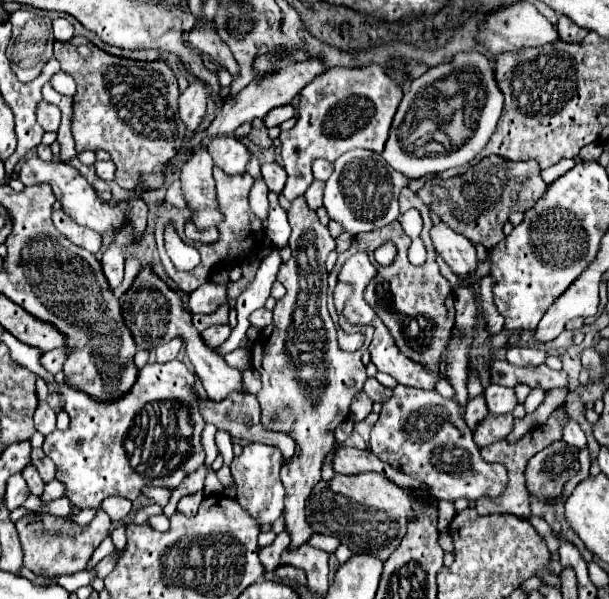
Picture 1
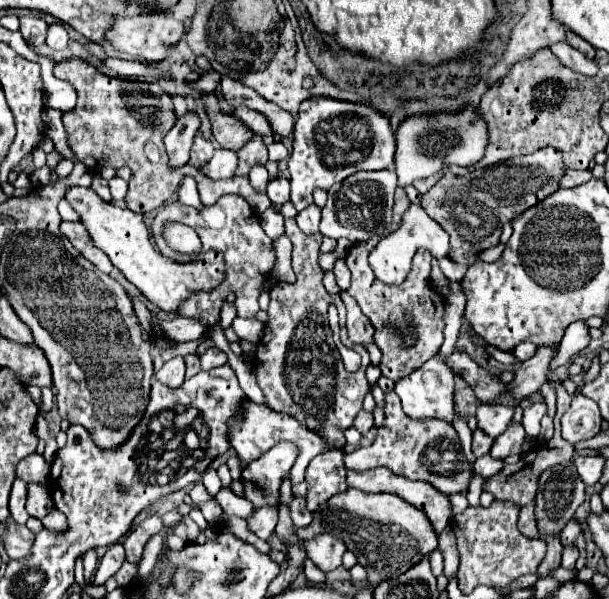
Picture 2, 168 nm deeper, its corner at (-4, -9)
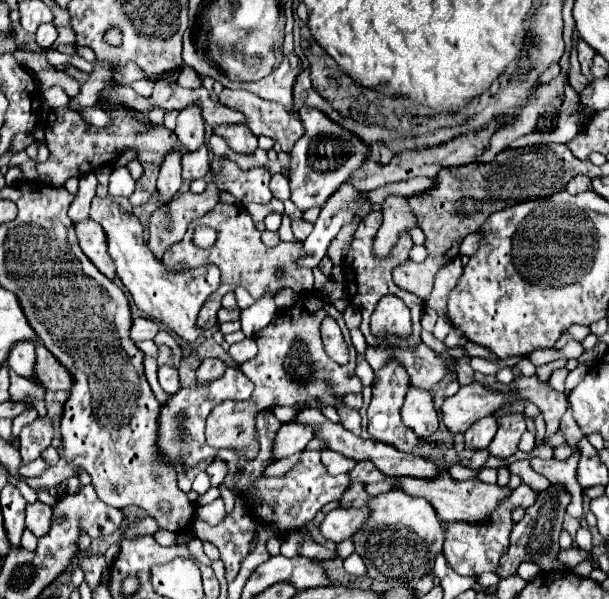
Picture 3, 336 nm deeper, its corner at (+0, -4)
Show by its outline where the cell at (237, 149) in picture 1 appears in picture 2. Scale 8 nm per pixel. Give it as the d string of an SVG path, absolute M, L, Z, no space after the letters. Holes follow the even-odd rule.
M216 149L214 157L202 167L202 173L210 179L230 179L236 165L236 153L228 149Z

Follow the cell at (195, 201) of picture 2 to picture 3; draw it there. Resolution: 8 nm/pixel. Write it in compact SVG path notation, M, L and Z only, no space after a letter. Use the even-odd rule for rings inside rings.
M222 160L221 167L216 176L212 169L201 180L190 182L190 192L198 194L206 188L208 180L214 180L218 188L230 192L236 202L248 204L248 202L260 202L266 204L272 198L272 192L268 190L270 182L270 172L268 168L252 168L248 172L240 170L232 160Z

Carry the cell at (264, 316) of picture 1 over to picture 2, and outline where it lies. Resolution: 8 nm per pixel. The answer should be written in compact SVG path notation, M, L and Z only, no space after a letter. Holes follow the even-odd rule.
M224 195L212 207L204 207L202 211L196 211L196 213L192 213L190 207L178 203L178 201L160 209L152 223L155 244L166 257L186 263L192 259L192 255L182 255L166 245L166 241L162 237L166 223L182 223L182 225L192 227L202 241L202 251L218 249L226 257L226 281L214 293L206 293L206 297L190 297L190 301L186 301L186 305L182 305L182 315L202 321L202 325L208 329L210 325L214 325L218 321L220 309L222 309L228 293L236 293L238 315L254 319L254 315L258 311L258 297L262 291L262 283L270 277L270 271L276 263L276 253L272 247L272 239L260 227L260 219L254 217L254 211L250 209L250 205L240 195Z

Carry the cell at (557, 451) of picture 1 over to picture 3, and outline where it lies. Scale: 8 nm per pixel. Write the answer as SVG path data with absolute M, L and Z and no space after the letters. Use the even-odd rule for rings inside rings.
M550 484L546 490L538 492L538 498L536 502L526 508L526 514L520 522L514 524L512 532L510 532L510 548L508 552L502 556L500 560L500 566L498 566L498 576L506 578L506 576L512 576L516 574L516 568L520 562L524 560L532 560L536 562L542 570L550 572L550 570L572 570L568 566L562 566L558 560L556 560L556 554L560 550L558 546L558 536L562 532L562 518L564 518L564 512L566 512L566 506L570 504L570 494L558 486L558 484Z

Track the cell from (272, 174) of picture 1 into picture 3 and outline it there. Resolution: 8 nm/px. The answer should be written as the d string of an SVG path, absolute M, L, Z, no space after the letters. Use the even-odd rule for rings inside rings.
M274 174L270 180L270 190L274 194L274 198L278 200L286 200L290 198L290 188L288 188L288 178L282 174Z

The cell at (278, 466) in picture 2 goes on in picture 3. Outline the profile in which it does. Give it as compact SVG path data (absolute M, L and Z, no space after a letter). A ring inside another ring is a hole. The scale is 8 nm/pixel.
M298 422L284 424L278 430L278 436L274 438L272 460L286 458L286 456L300 452L312 438L314 438L314 430L310 426L304 426L304 424L298 424Z

